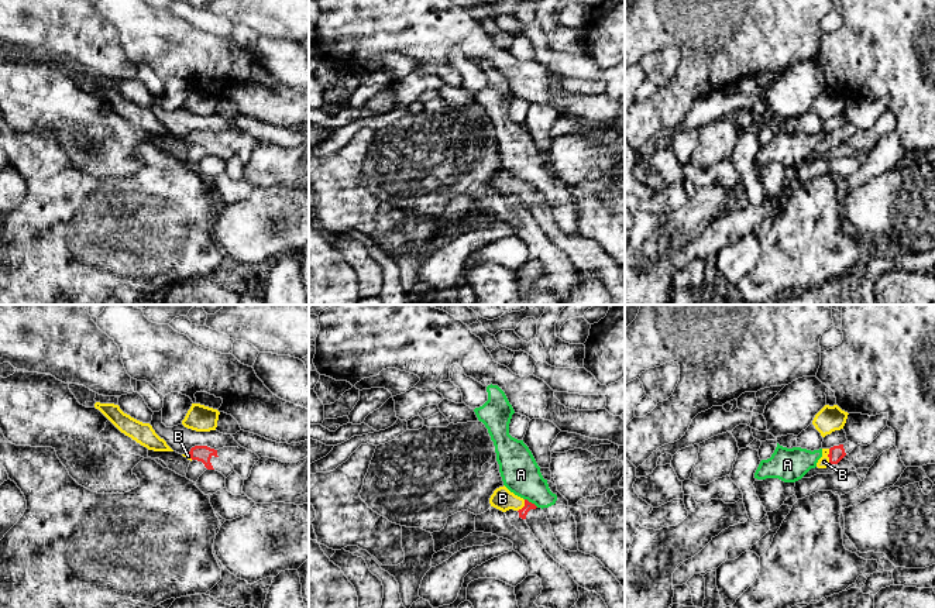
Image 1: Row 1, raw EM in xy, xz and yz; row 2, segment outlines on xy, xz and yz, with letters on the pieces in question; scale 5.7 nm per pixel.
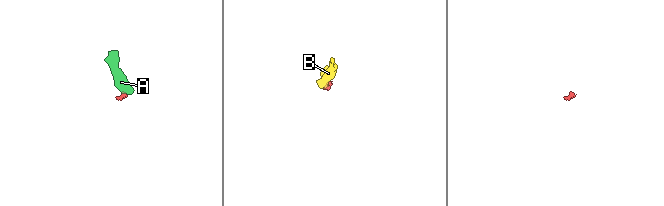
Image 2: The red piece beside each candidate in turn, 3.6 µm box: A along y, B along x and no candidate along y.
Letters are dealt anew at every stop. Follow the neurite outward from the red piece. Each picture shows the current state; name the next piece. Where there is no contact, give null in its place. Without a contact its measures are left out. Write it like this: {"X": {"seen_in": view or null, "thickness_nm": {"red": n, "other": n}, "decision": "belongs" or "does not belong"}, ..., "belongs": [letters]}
{"A": {"seen_in": "xz", "thickness_nm": {"red": 50, "other": 220}, "decision": "does not belong"}, "B": {"seen_in": "yz", "thickness_nm": {"red": 90, "other": 60}, "decision": "belongs"}, "belongs": ["B"]}

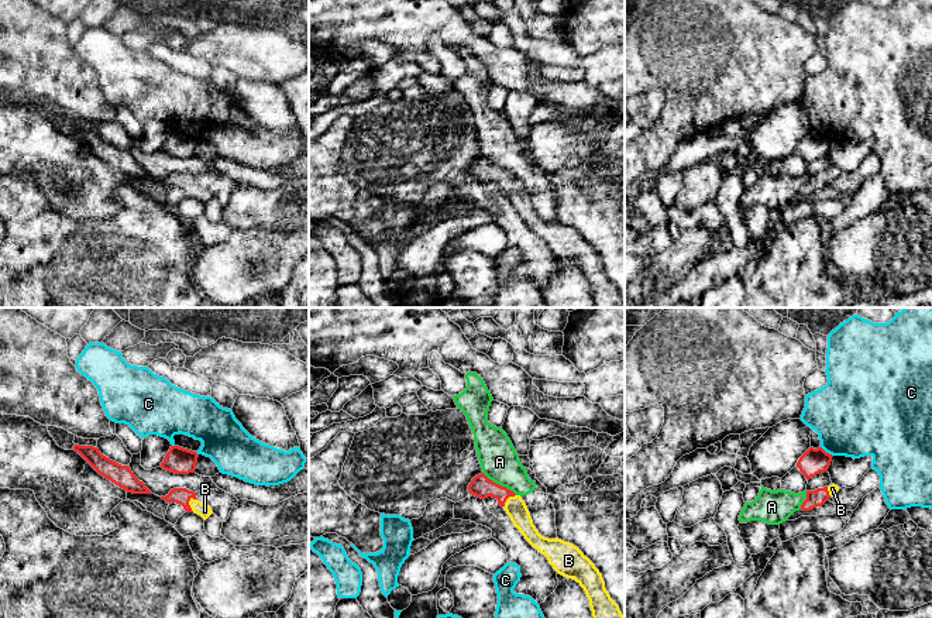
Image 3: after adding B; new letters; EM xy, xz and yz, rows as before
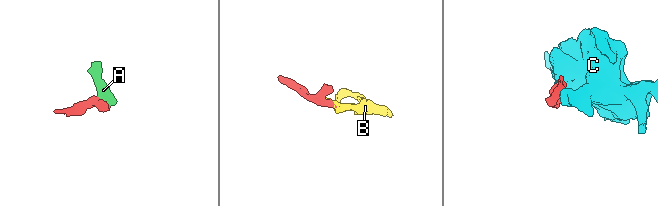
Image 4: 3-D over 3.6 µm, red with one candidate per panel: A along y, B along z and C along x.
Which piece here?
{"A": {"seen_in": "xz", "thickness_nm": {"red": 120, "other": 220}, "decision": "does not belong"}, "B": {"seen_in": "xy", "thickness_nm": {"red": 100, "other": 80}, "decision": "belongs"}, "C": {"seen_in": "yz", "thickness_nm": {"red": 150, "other": 440}, "decision": "does not belong"}, "belongs": ["B"]}

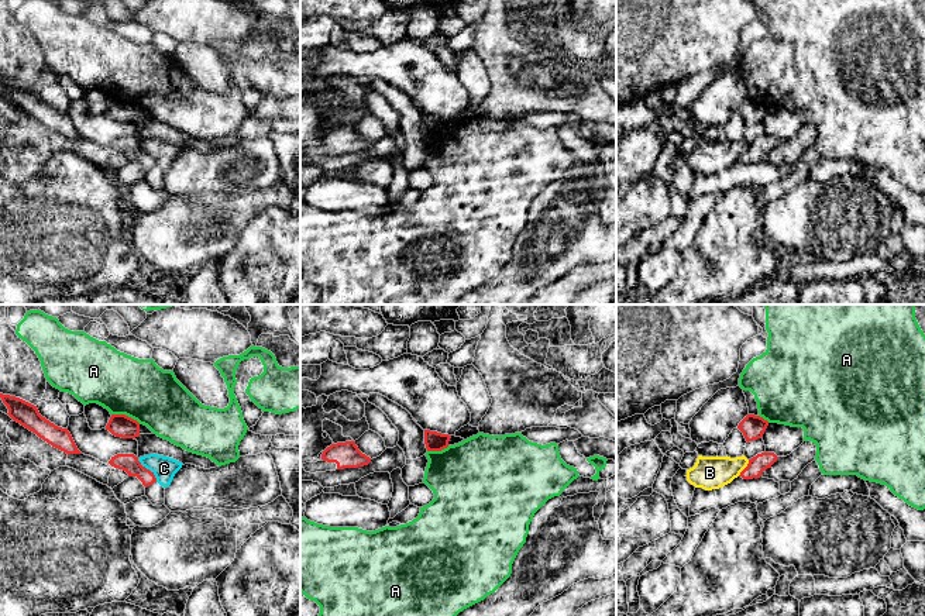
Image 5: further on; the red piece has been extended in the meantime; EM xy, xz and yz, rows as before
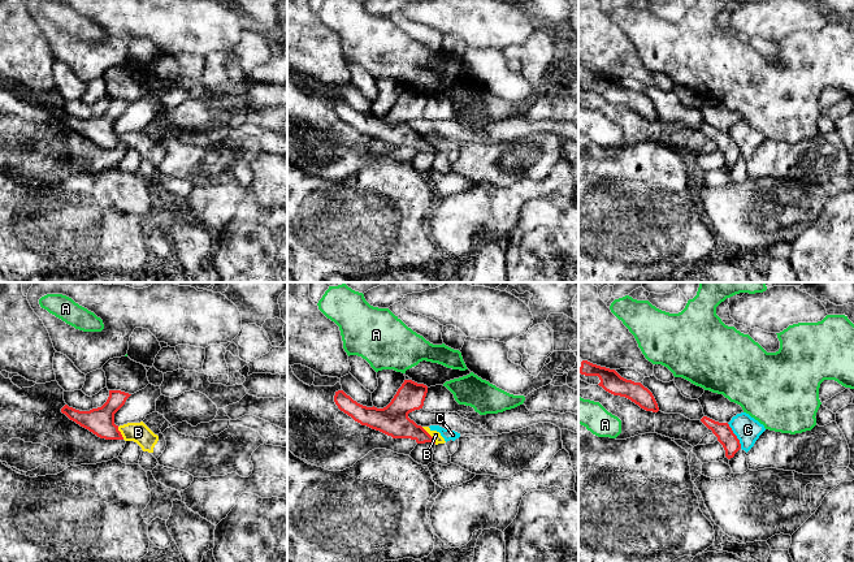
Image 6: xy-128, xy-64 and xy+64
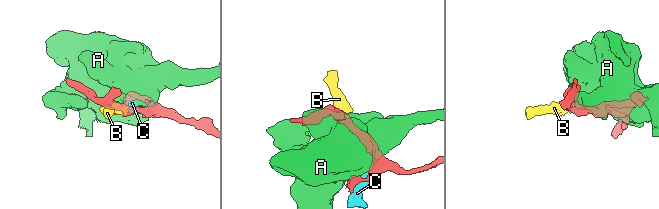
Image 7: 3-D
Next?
{"A": {"seen_in": "xy", "thickness_nm": {"red": 130, "other": 340}, "decision": "does not belong"}, "B": {"seen_in": "yz", "thickness_nm": {"red": 100, "other": 190}, "decision": "does not belong"}, "C": {"seen_in": "xy", "thickness_nm": {"red": 110, "other": 140}, "decision": "does not belong"}, "belongs": []}

